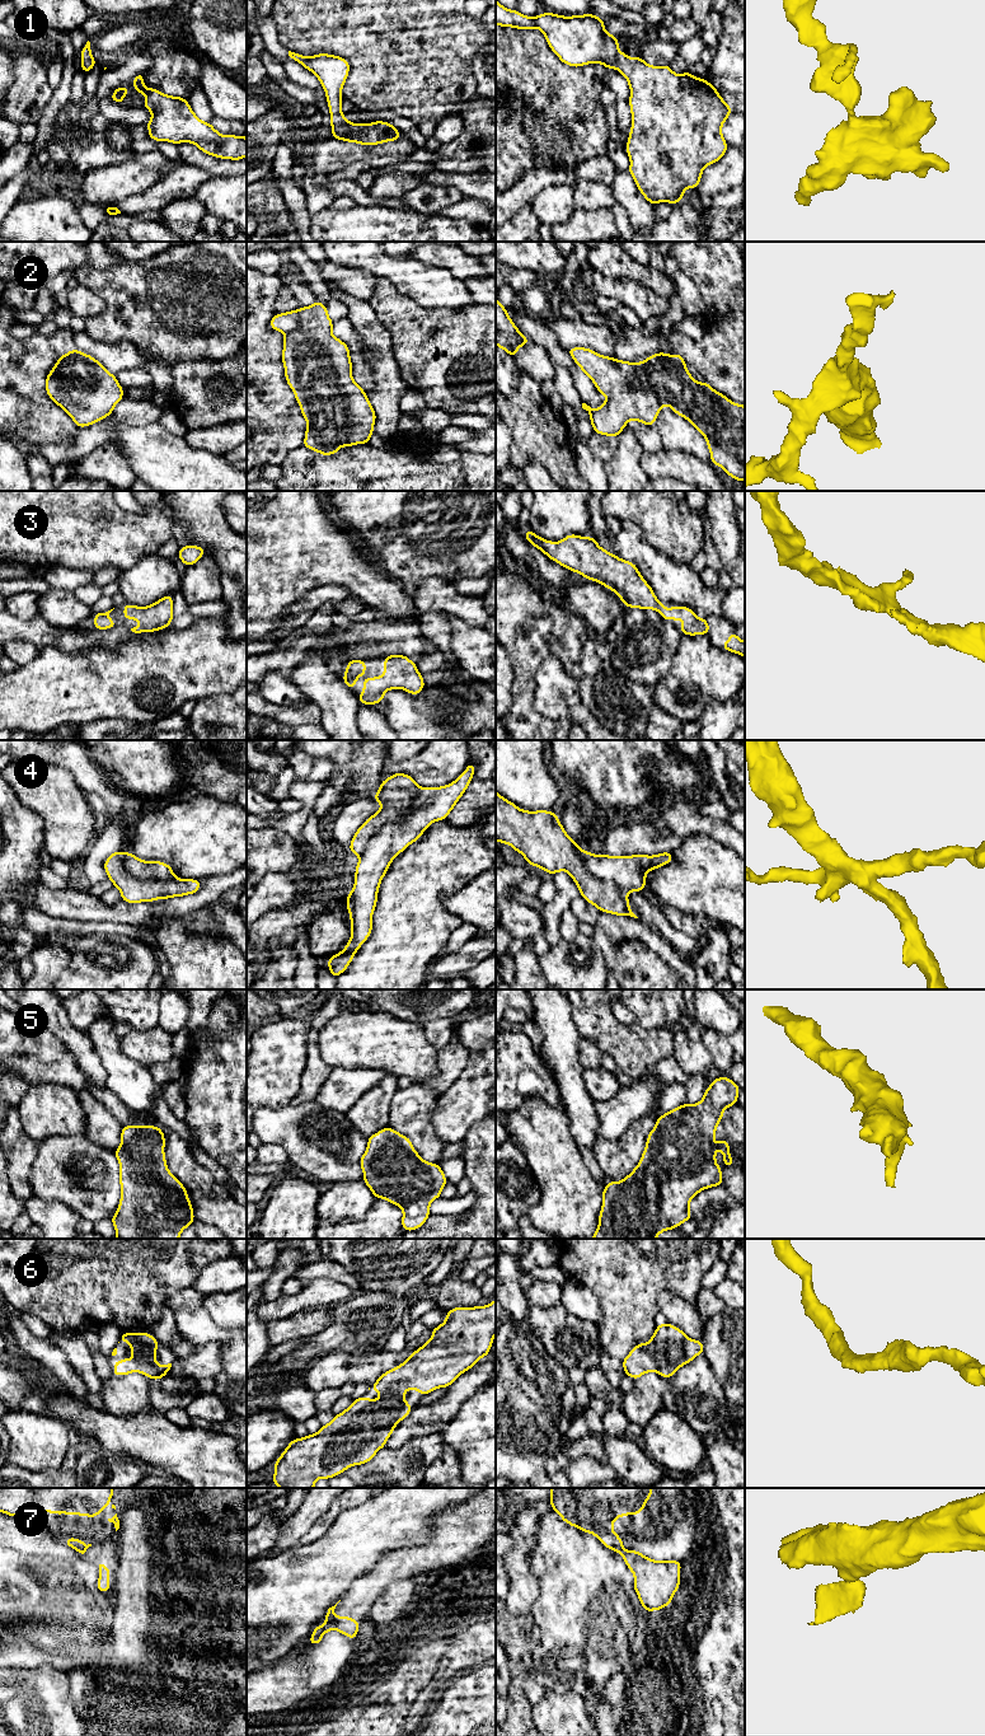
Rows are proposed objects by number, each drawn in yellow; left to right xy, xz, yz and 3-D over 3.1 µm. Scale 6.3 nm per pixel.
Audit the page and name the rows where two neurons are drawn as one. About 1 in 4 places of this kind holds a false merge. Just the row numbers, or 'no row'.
4, 7

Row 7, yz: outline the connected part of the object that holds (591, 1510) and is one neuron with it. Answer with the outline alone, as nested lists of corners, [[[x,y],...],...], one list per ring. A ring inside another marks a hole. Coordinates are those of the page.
[[[549,1488],[550,1499],[549,1503],[560,1519],[571,1526],[580,1529],[583,1533],[594,1534],[608,1549],[616,1553],[624,1550],[620,1536],[614,1533],[613,1525],[618,1517],[638,1513],[646,1508],[646,1502],[653,1493],[652,1488]]]

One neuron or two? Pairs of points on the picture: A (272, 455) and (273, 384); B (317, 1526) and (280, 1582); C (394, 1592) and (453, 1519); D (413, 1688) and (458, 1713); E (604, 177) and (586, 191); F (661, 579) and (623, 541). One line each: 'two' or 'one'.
A: one
B: two
C: two
D: two
E: two
F: one

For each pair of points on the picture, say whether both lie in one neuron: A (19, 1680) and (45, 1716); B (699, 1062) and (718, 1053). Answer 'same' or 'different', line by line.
A: same
B: different

